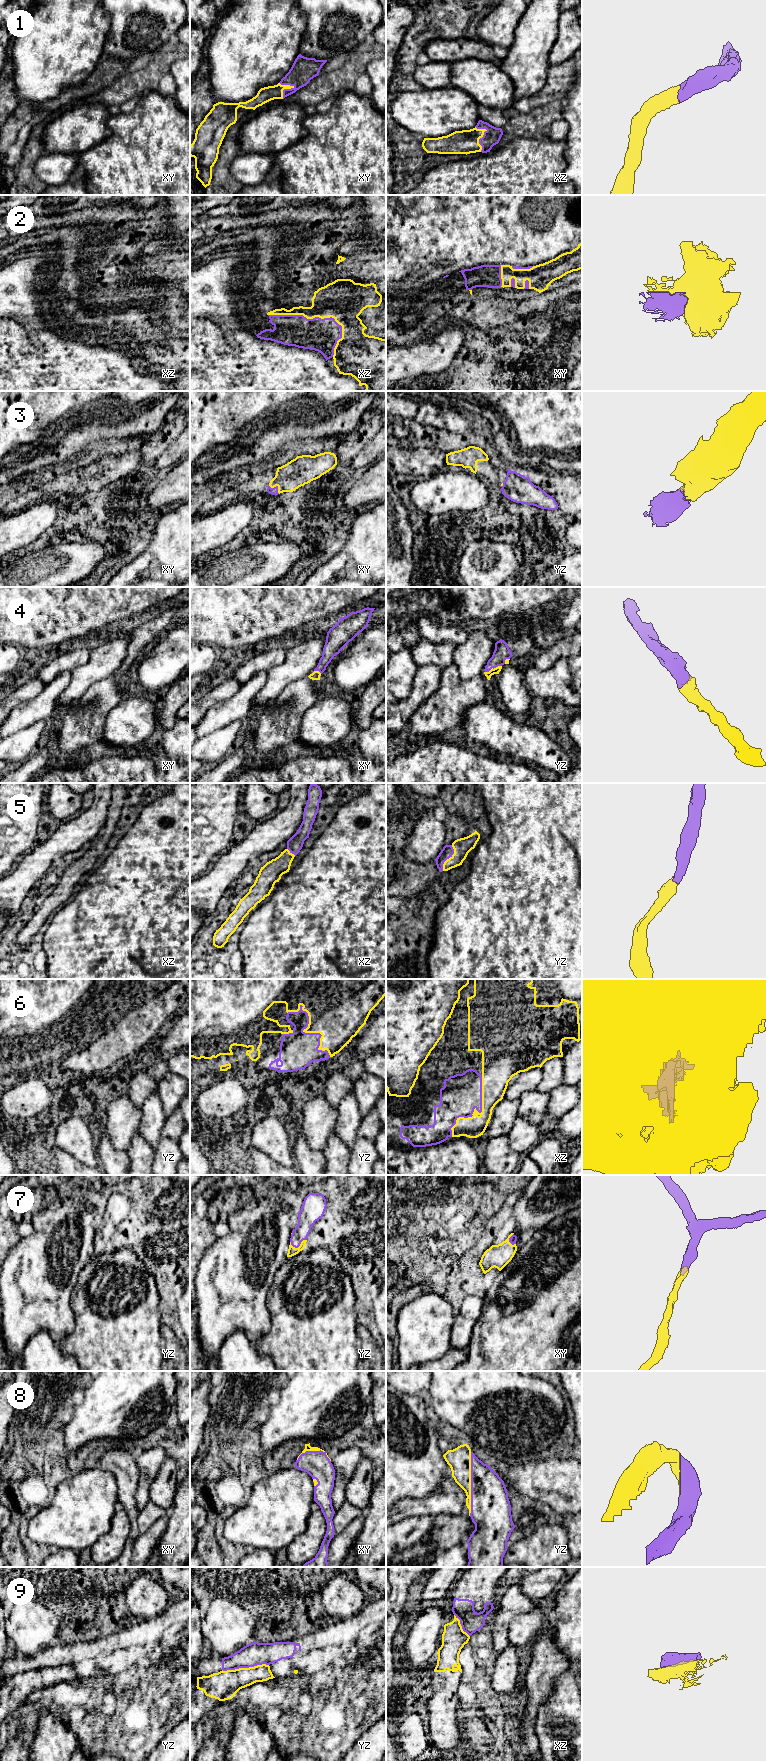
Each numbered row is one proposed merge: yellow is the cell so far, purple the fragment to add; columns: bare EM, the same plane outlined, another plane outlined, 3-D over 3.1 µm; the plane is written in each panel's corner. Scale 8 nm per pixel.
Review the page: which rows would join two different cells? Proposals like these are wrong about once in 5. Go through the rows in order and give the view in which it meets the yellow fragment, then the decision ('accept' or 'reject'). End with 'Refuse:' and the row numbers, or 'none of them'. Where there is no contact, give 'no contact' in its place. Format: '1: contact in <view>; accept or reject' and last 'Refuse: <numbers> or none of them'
1: contact in xy; accept
2: contact in xz; accept
3: contact in xy; accept
4: contact in yz; accept
5: contact in yz; accept
6: contact in yz; reject
7: contact in yz; accept
8: contact in yz; accept
9: contact in yz; reject
Refuse: 6, 9

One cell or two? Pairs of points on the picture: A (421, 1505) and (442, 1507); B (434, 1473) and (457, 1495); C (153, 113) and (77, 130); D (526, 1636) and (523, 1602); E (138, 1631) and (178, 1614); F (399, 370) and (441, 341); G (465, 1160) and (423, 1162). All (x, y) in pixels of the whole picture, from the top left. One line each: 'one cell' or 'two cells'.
A: one cell
B: two cells
C: two cells
D: two cells
E: one cell
F: one cell
G: one cell

